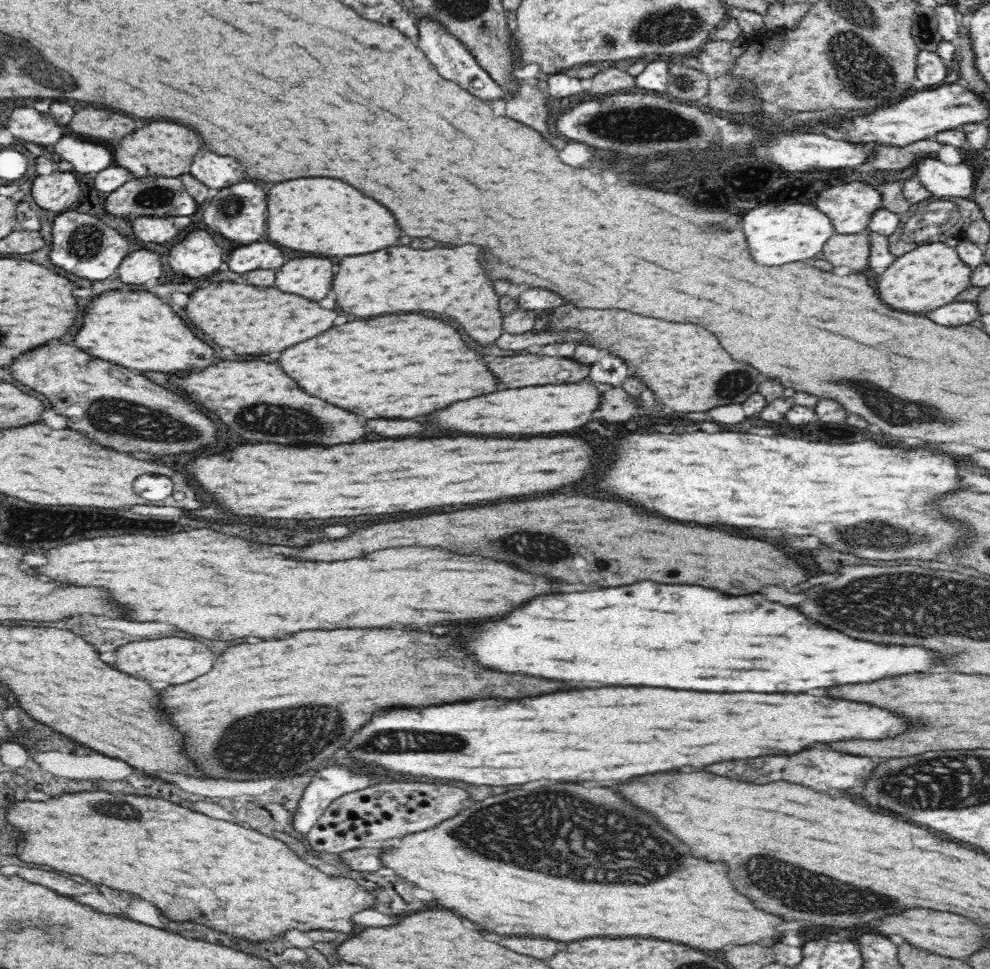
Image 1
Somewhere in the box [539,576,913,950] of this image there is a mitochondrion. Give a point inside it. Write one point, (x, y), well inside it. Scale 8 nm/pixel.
(801, 891)

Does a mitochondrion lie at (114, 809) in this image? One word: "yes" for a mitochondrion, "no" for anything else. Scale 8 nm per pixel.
yes

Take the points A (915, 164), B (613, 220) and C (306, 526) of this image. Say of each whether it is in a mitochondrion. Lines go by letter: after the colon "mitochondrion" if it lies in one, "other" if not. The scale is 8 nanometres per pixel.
A: other
B: other
C: other

